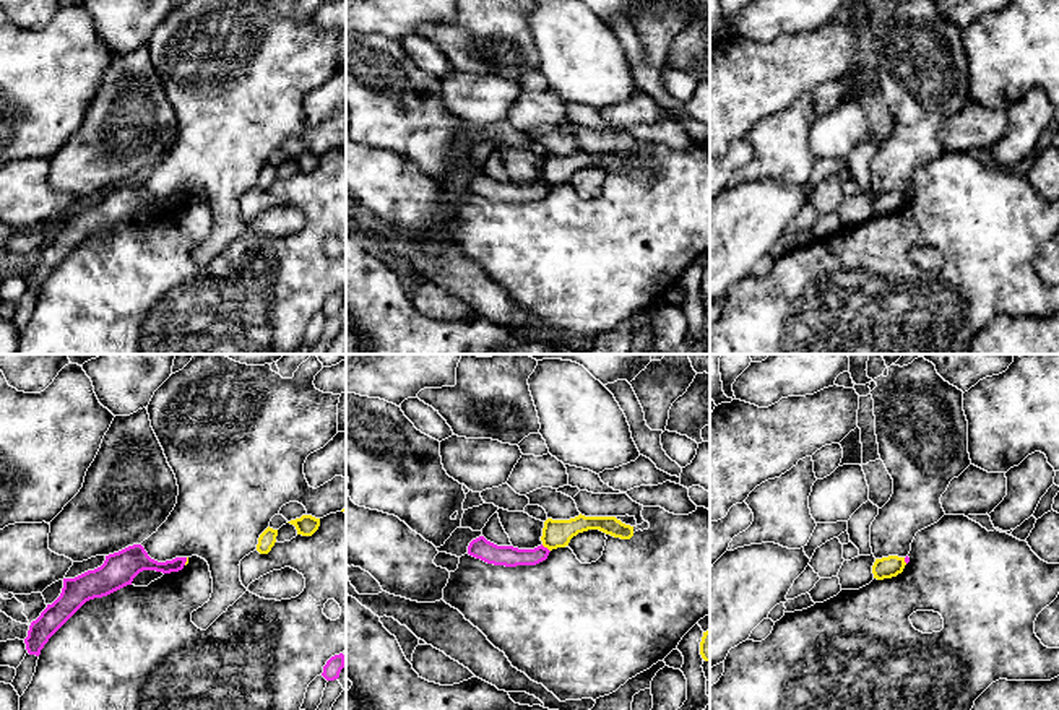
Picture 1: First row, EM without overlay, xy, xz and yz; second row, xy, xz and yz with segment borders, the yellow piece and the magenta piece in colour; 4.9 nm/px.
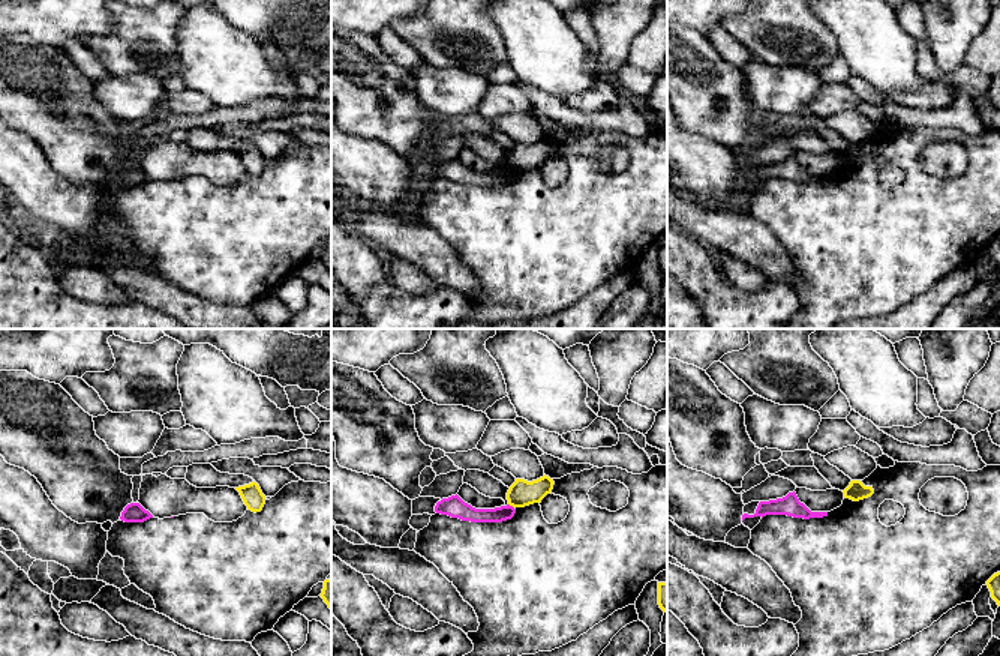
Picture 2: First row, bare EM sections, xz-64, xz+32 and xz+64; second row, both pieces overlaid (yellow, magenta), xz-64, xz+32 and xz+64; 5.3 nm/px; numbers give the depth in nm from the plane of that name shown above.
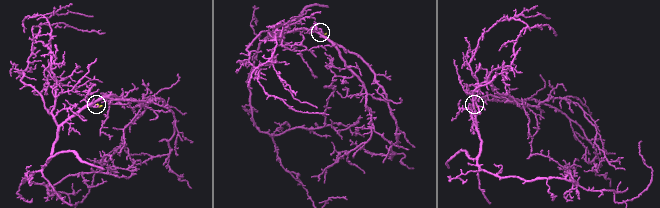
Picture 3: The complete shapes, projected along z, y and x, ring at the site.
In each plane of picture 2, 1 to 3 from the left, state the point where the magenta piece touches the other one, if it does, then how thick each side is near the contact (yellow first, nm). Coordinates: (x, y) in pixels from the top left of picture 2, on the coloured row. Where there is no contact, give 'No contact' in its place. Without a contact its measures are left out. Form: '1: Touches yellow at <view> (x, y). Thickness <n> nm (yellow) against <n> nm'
1: No contact
2: Touches yellow at xz+32 (511, 505). Thickness 140 nm (yellow) against 90 nm
3: No contact

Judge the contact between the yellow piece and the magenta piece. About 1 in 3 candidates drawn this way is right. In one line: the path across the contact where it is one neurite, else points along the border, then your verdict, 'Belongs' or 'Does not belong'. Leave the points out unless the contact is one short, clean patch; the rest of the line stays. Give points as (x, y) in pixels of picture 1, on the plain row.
Boundary: xz (541, 181), (549, 187). Does not belong

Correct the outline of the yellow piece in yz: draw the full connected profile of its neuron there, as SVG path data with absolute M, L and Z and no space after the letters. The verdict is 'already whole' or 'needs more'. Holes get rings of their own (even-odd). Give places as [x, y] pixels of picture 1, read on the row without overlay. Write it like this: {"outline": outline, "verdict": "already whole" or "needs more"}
{"outline": "M888 192L888 193L875 195L872 201L872 210L874 214L877 216L892 214L901 210L905 201L906 201L905 193Z", "verdict": "already whole"}

